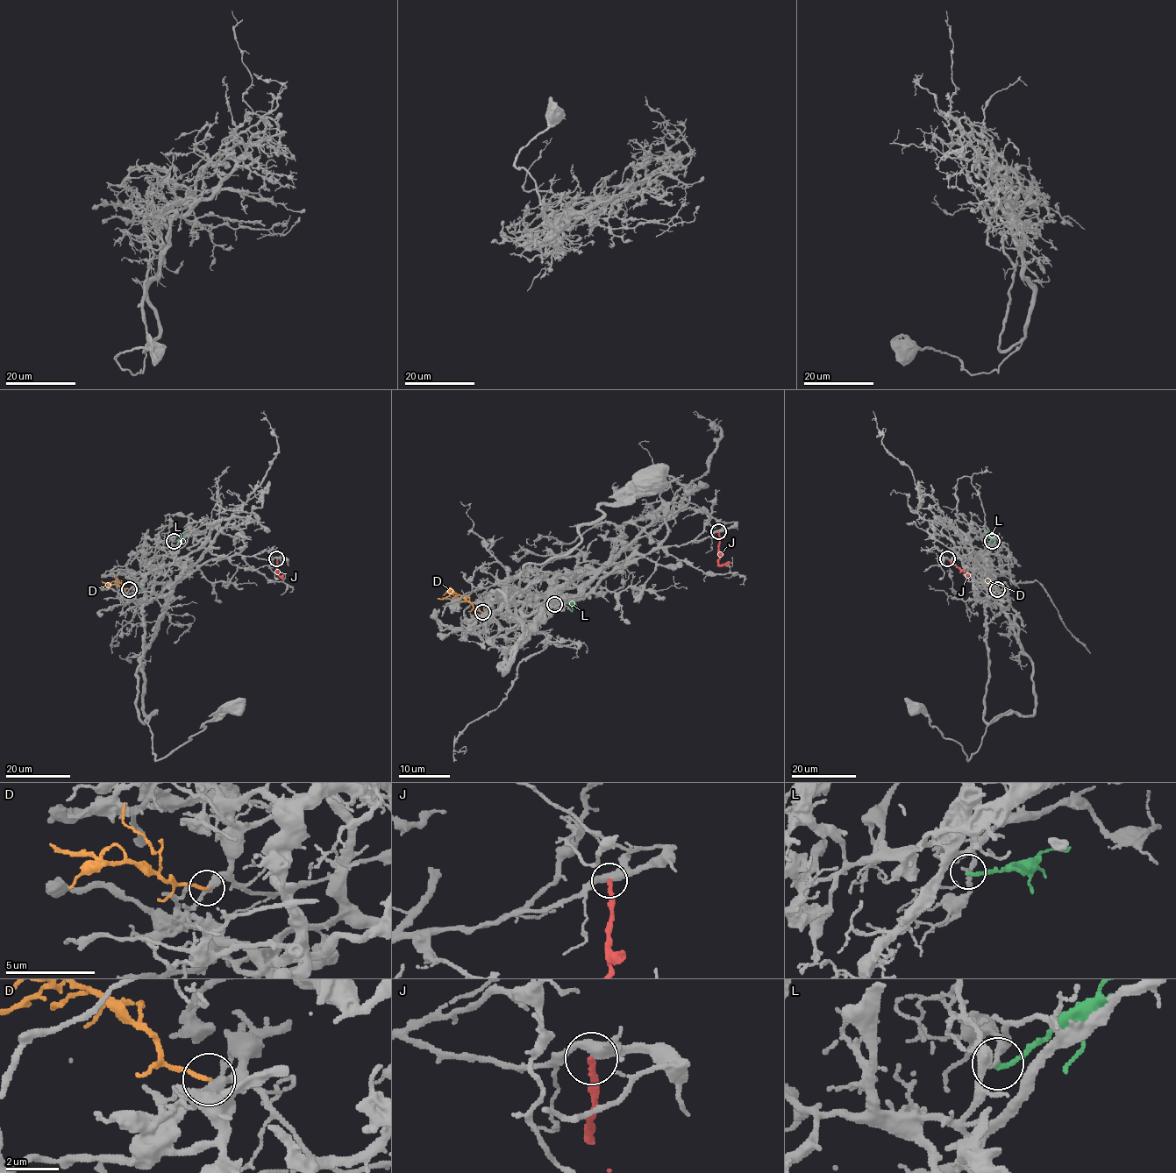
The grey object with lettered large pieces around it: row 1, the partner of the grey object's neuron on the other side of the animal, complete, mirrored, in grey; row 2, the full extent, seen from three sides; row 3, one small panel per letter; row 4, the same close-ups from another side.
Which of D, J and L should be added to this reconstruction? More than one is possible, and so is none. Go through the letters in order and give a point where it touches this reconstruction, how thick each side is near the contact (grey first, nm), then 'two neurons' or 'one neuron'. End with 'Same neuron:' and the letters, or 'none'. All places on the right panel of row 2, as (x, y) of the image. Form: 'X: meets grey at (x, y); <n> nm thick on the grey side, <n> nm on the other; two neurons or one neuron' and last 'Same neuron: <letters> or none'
D: meets grey at (997, 589); 360 nm thick on the grey side, 150 nm on the other; one neuron
J: meets grey at (947, 558); 400 nm thick on the grey side, 190 nm on the other; two neurons
L: meets grey at (992, 541); 170 nm thick on the grey side, 190 nm on the other; two neurons
Same neuron: D

